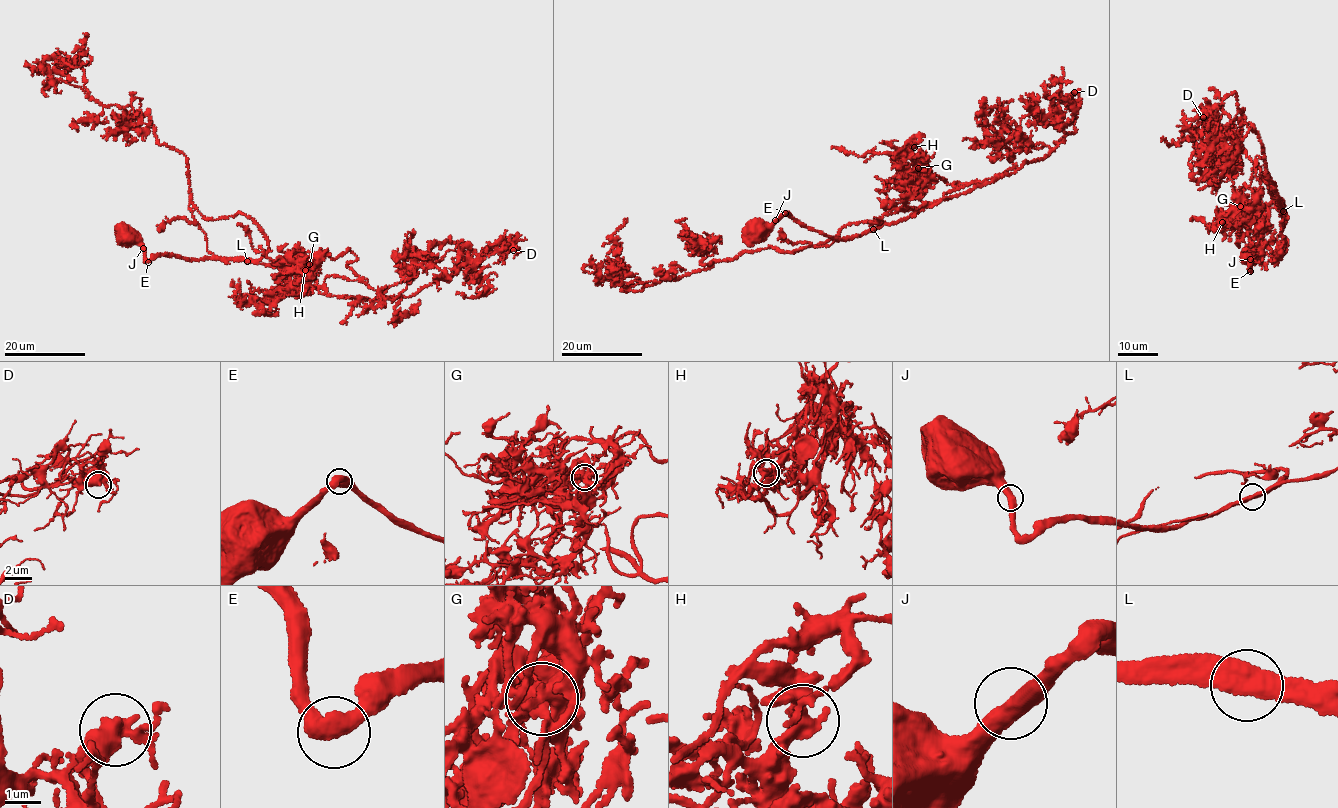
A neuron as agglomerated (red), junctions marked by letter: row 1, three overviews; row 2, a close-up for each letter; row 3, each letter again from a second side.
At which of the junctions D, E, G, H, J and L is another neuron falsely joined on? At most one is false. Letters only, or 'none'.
none

